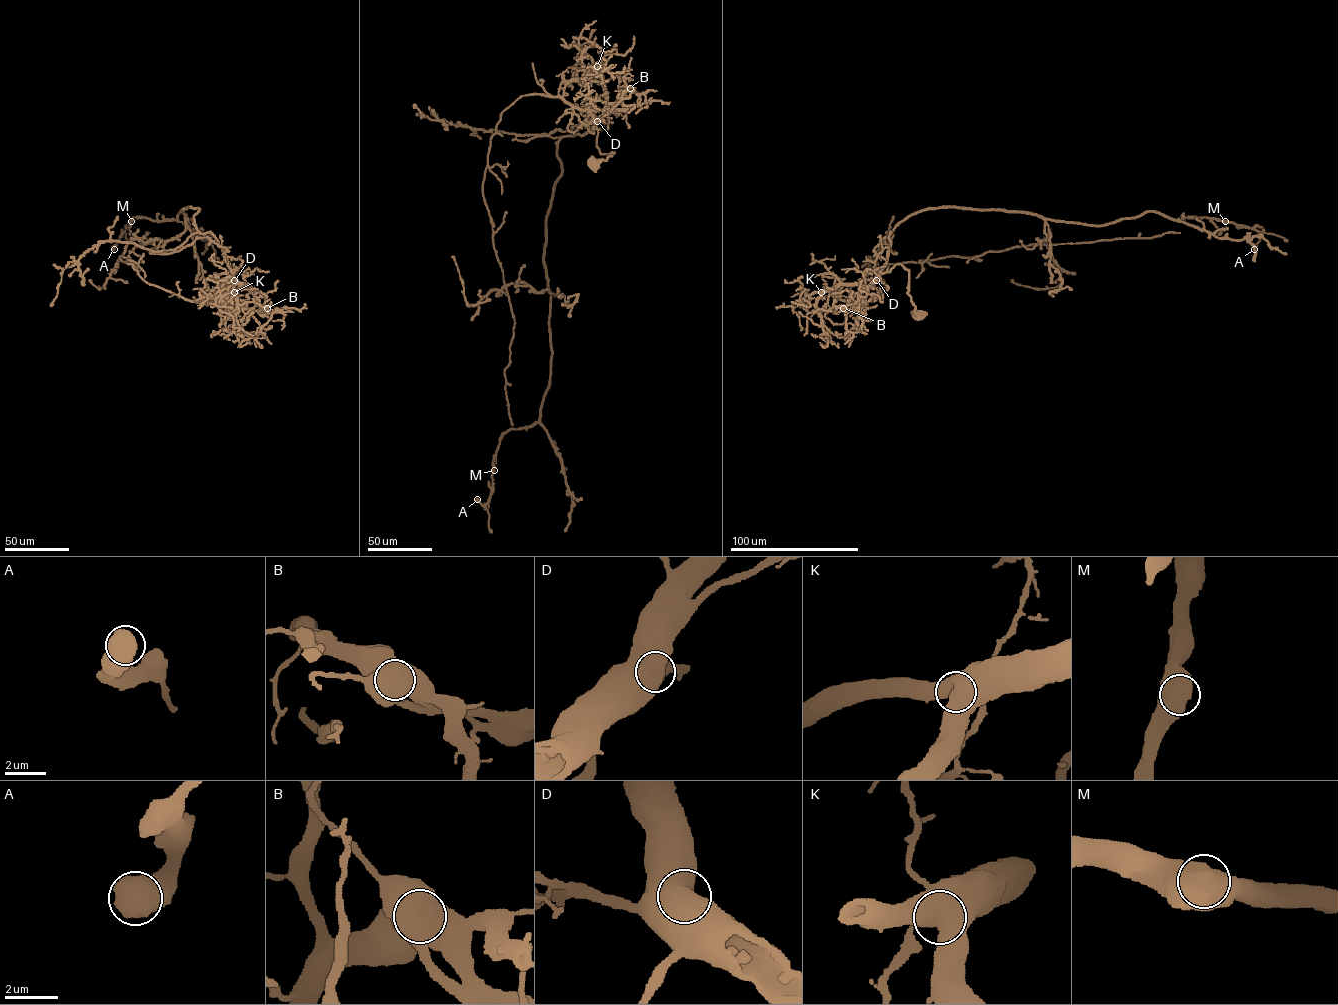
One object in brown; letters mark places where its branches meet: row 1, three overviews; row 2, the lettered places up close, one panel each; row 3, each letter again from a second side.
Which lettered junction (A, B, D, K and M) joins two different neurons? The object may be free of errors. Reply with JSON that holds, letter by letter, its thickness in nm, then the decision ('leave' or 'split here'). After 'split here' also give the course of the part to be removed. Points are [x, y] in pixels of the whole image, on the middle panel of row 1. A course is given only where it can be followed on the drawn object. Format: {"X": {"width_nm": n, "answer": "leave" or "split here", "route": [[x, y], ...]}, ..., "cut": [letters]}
{"A": {"width_nm": 1100, "answer": "leave"}, "B": {"width_nm": 1450, "answer": "split here", "route": [[630, 88], [640, 101], [616, 109], [522, 95], [491, 139], [483, 194], [514, 320], [504, 371], [513, 425]]}, "D": {"width_nm": 1050, "answer": "leave"}, "K": {"width_nm": 1100, "answer": "leave"}, "M": {"width_nm": 1150, "answer": "leave"}, "cut": ["B"]}

